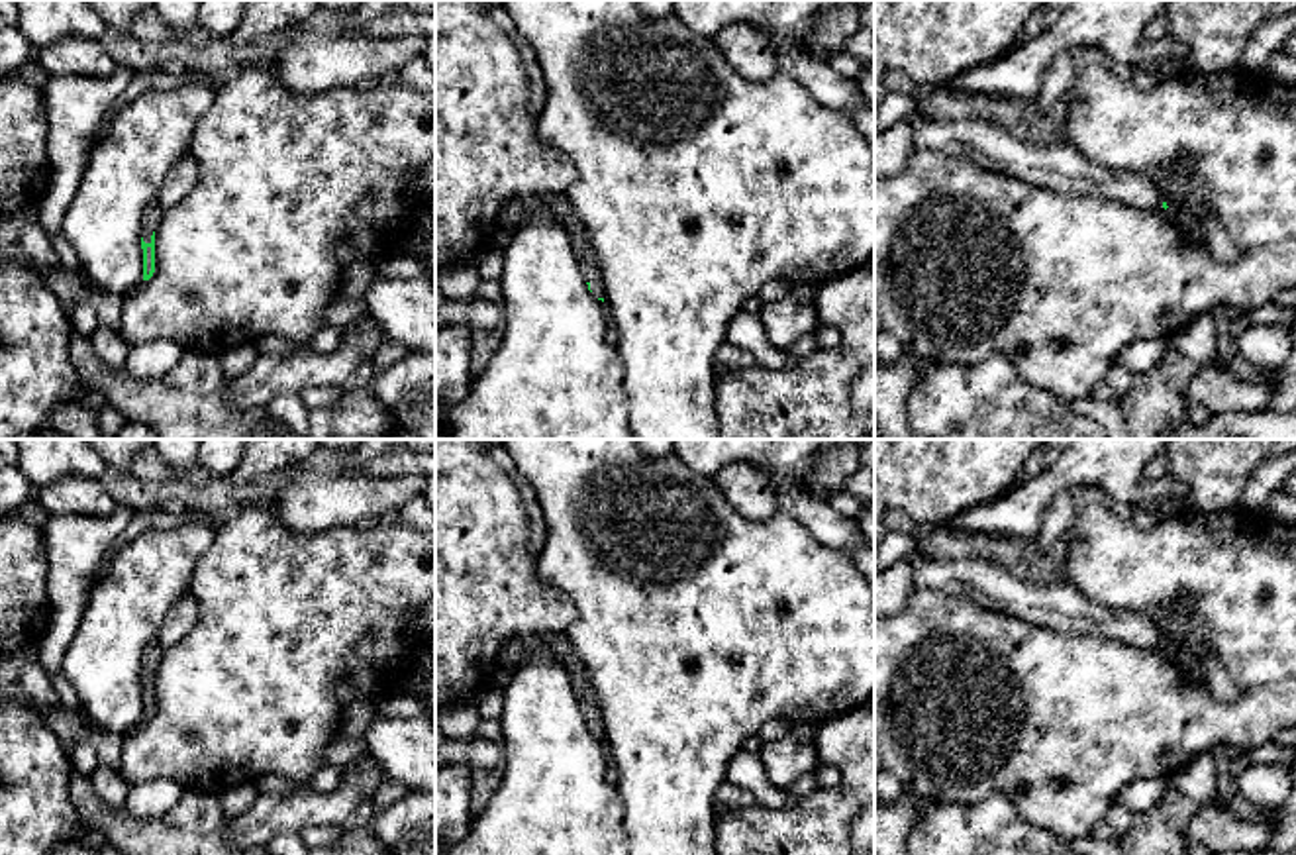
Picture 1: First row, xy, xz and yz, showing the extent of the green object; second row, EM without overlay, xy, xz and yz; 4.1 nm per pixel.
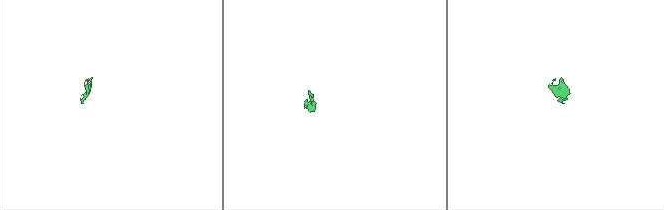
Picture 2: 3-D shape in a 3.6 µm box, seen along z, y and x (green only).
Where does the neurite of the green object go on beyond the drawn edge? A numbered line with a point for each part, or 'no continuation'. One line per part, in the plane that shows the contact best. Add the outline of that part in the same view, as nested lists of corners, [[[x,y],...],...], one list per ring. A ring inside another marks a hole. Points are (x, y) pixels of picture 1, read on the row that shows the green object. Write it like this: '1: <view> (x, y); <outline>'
1: xy (151, 218); [[[157,210],[147,212],[145,222],[143,222],[143,231],[141,231],[141,237],[145,243],[151,243],[151,235],[157,224],[159,224],[159,212]]]

